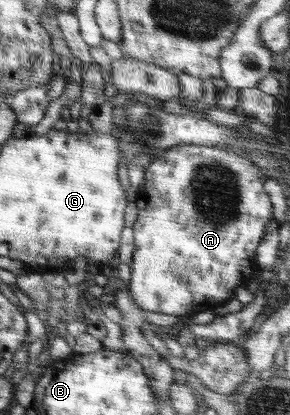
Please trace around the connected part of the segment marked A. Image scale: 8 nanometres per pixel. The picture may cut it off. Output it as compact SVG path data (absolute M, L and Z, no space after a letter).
M197 144L178 145L168 149L144 168L145 184L136 191L136 200L134 201L139 211L139 217L132 227L135 238L135 252L133 252L130 264L131 279L127 289L135 304L139 305L144 311L155 311L157 314L193 315L199 314L199 312L209 312L209 310L215 310L218 306L223 306L225 302L235 298L237 288L246 288L260 270L257 258L255 258L255 250L261 244L261 239L265 236L269 222L274 220L273 205L271 205L269 194L265 192L265 187L263 187L263 182L268 178L269 176L265 175L257 165L246 158L228 152L221 147Z

